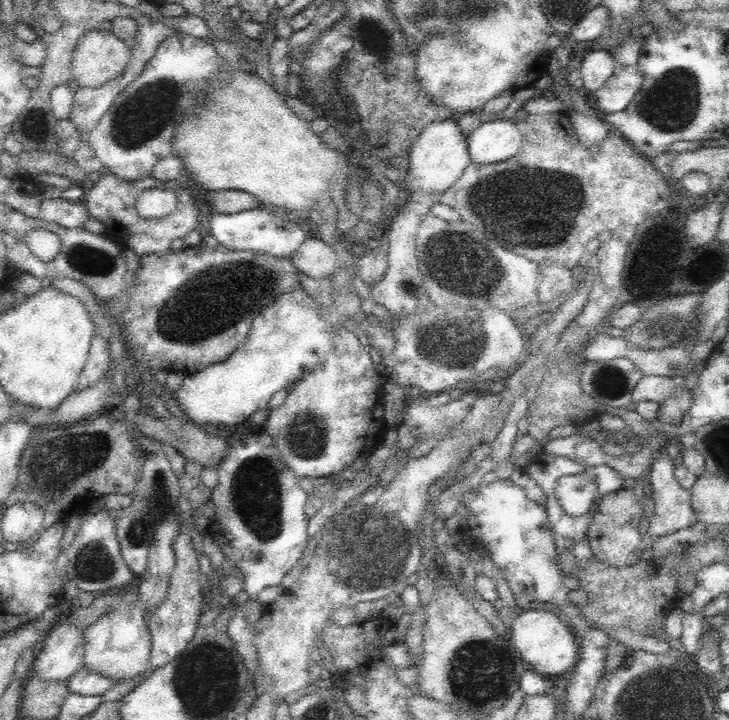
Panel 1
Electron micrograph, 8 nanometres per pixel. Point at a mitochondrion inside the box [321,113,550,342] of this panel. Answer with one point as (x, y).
(453, 260)

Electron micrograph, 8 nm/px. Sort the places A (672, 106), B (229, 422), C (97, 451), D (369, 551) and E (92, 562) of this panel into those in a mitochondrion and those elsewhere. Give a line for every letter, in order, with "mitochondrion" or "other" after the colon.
A: mitochondrion
B: other
C: mitochondrion
D: mitochondrion
E: mitochondrion

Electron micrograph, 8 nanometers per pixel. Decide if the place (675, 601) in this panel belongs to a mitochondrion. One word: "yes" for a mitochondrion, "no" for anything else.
no

